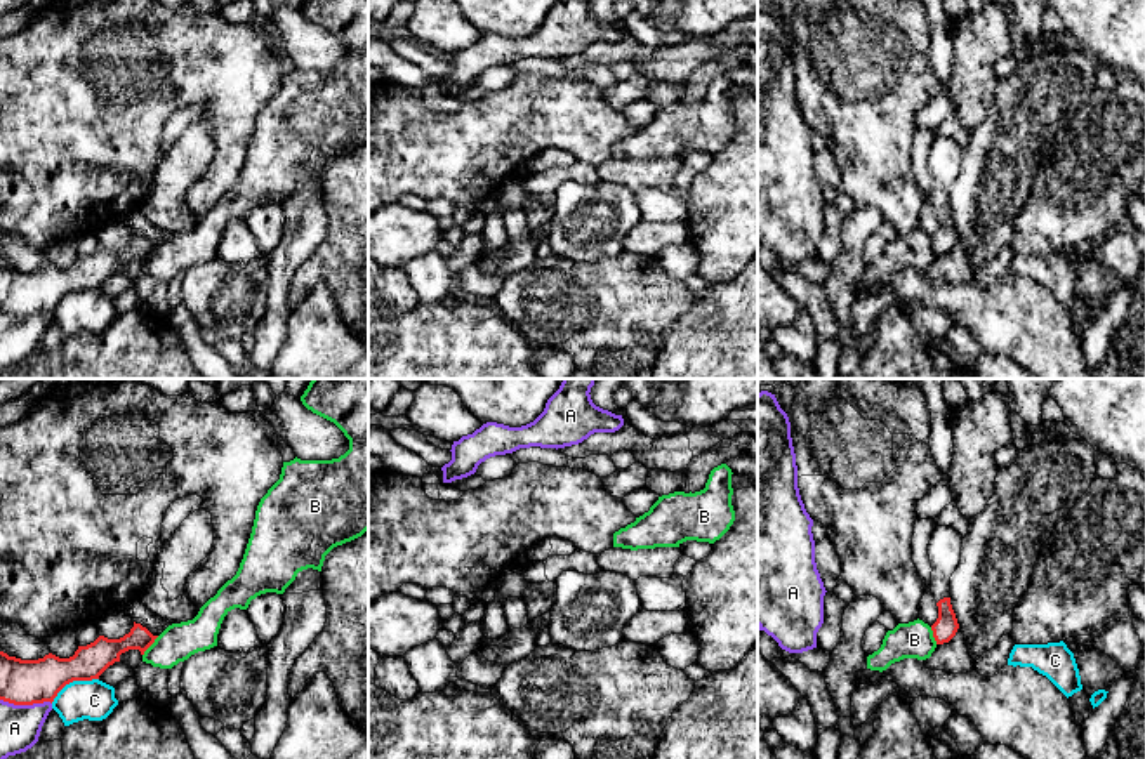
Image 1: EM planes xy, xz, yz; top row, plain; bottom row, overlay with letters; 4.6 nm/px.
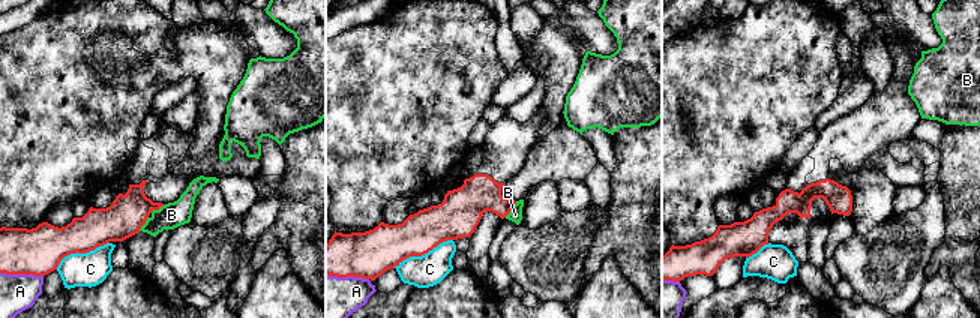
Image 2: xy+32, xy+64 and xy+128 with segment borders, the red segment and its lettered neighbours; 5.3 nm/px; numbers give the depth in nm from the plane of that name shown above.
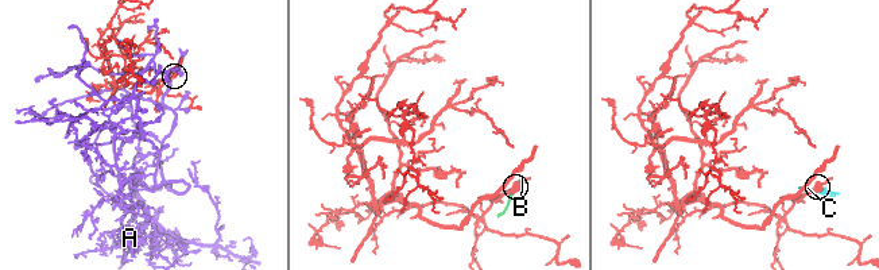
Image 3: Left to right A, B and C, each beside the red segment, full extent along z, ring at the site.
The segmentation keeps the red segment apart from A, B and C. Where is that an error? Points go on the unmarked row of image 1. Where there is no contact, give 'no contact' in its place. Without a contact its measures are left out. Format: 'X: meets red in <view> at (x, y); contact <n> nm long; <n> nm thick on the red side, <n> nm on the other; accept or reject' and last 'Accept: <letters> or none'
A: meets red in xy at (26, 315); contact 240 nm long; 200 nm thick on the red side, 190 nm on the other; reject
B: meets red in xy at (150, 256); contact 120 nm long; 140 nm thick on the red side, 170 nm on the other; reject
C: meets red in xy at (73, 290); contact 260 nm long; 200 nm thick on the red side, 190 nm on the other; reject
Accept: none

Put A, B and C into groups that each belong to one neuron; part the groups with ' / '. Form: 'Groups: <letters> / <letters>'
Groups: A / B / C

